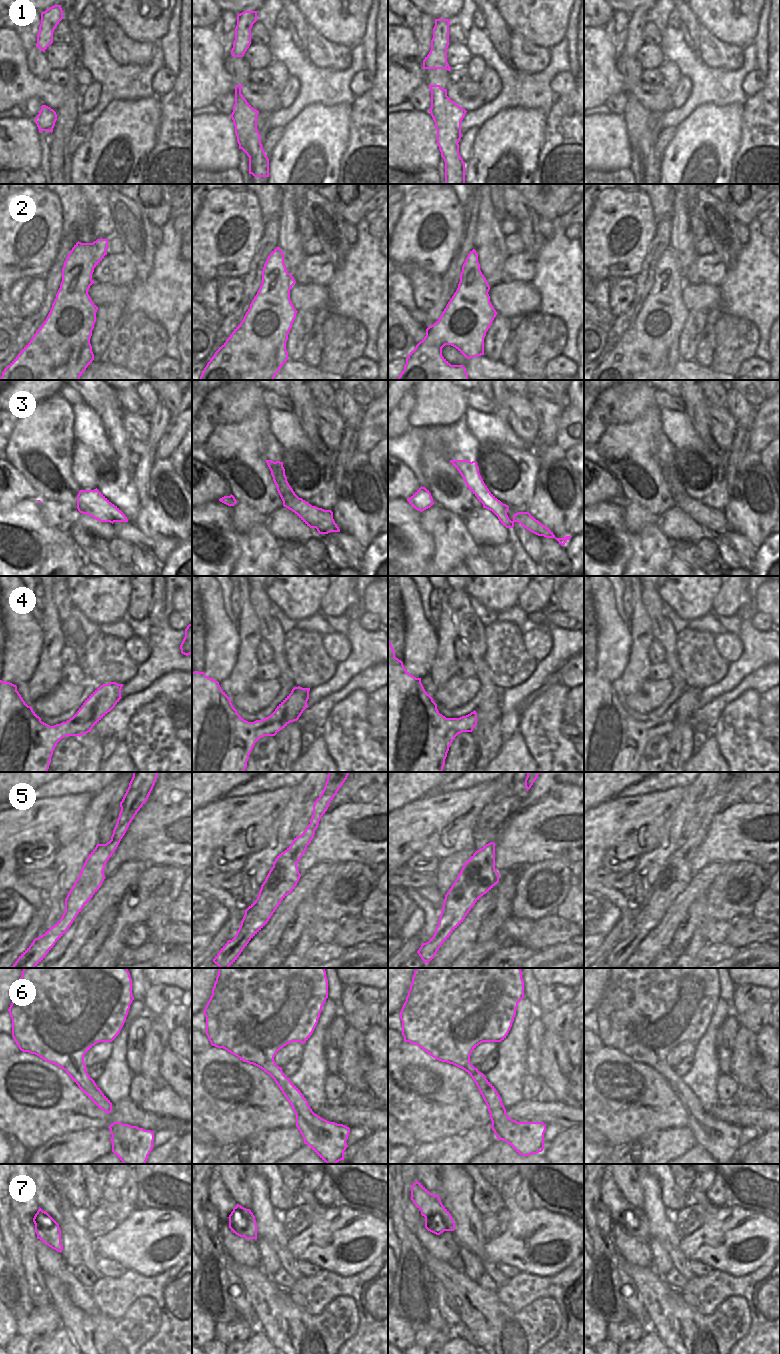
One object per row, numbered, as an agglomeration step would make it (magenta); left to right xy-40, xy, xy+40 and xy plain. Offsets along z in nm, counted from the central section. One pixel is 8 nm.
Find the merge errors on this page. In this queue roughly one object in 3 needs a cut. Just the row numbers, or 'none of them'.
1, 3

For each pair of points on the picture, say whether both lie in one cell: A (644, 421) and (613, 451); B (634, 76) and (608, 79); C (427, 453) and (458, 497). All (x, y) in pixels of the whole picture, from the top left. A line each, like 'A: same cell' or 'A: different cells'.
A: same cell
B: different cells
C: same cell

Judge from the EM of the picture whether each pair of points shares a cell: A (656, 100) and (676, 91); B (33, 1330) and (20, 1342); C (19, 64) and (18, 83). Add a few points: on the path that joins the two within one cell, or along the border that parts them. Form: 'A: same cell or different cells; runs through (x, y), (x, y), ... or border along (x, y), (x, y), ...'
A: different cells; border along (670, 87), (673, 108)
B: different cells; border along (17, 1332), (30, 1341)
C: same cell; runs through (18, 69), (18, 78)

